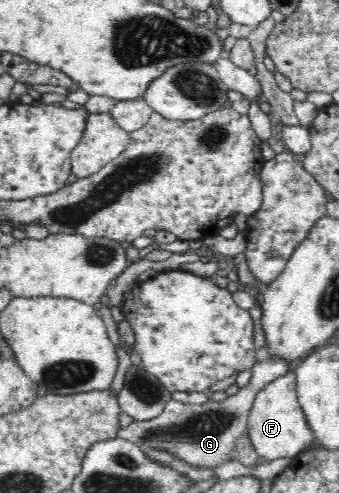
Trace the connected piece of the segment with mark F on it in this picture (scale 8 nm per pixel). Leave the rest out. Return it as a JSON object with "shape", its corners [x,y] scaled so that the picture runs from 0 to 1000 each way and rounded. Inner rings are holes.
{"shape":[[[850,753],[749,799],[726,840],[726,882],[737,903],[782,937],[811,929],[864,929],[914,901],[914,872],[903,868],[897,844],[873,813],[867,759]]]}

